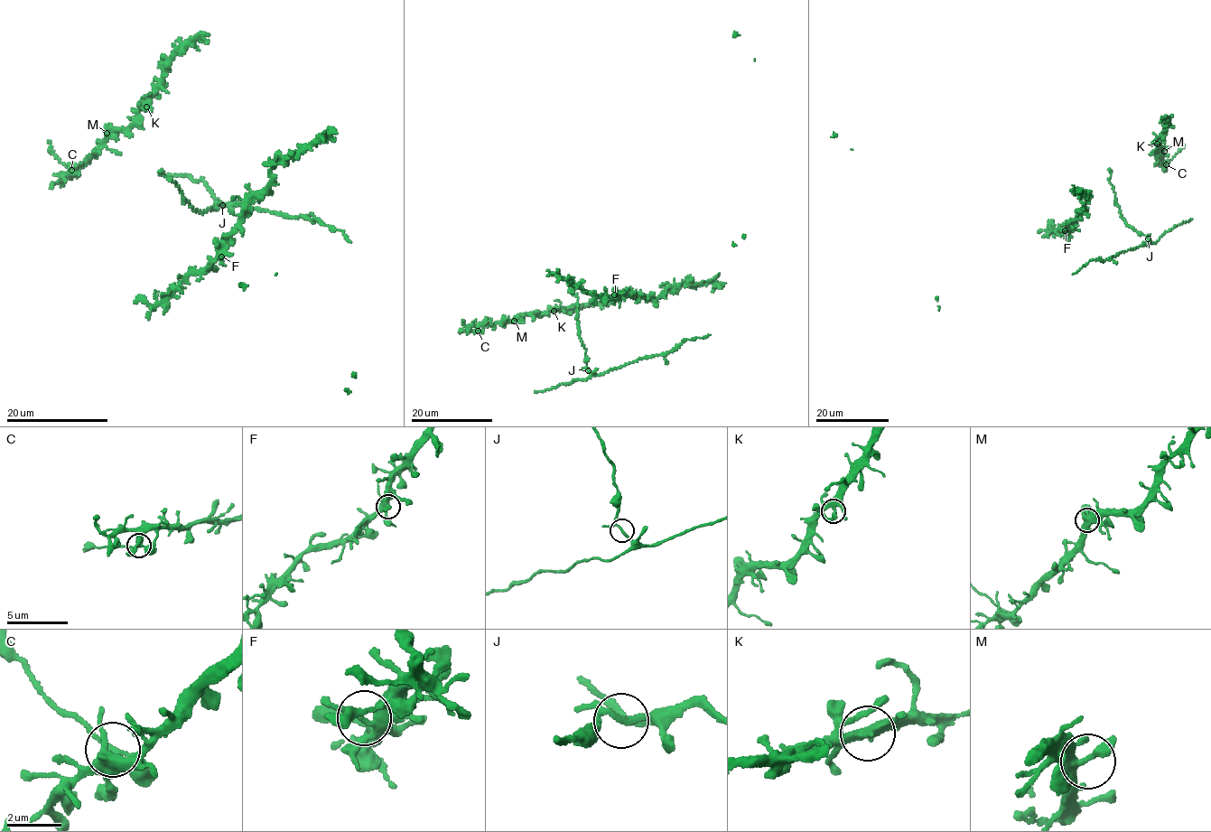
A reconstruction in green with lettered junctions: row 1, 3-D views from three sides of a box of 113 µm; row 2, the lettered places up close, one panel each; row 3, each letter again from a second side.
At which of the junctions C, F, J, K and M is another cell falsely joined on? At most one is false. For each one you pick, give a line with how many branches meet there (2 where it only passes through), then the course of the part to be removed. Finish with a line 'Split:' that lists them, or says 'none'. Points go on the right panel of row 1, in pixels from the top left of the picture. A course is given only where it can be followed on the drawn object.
C: 3 | (1166, 164), (1185, 144)
Split: C

